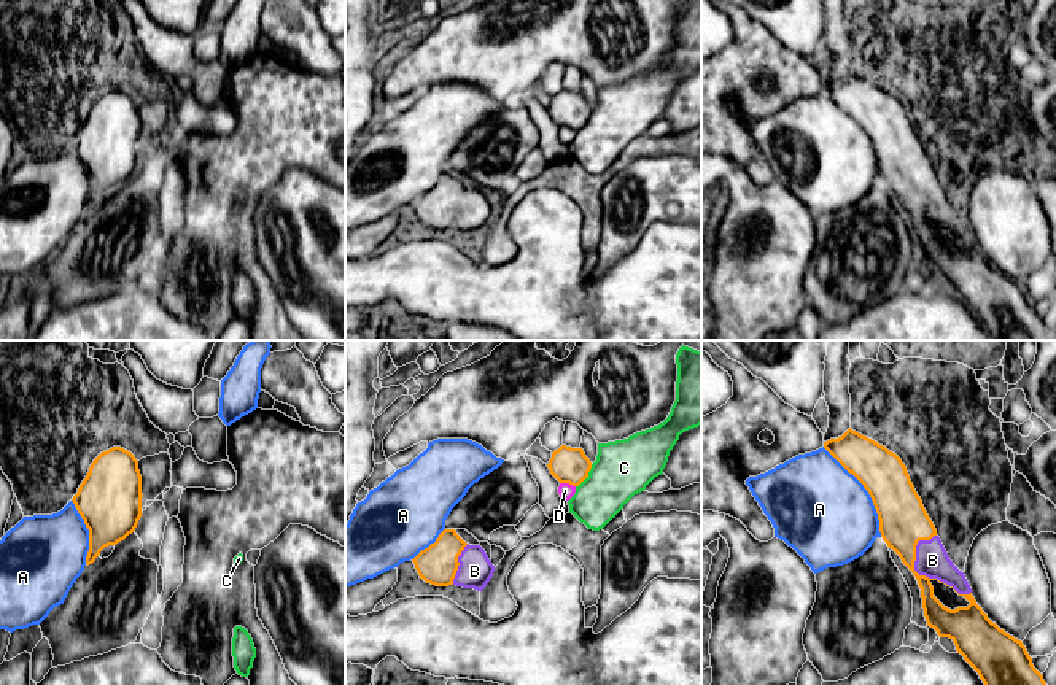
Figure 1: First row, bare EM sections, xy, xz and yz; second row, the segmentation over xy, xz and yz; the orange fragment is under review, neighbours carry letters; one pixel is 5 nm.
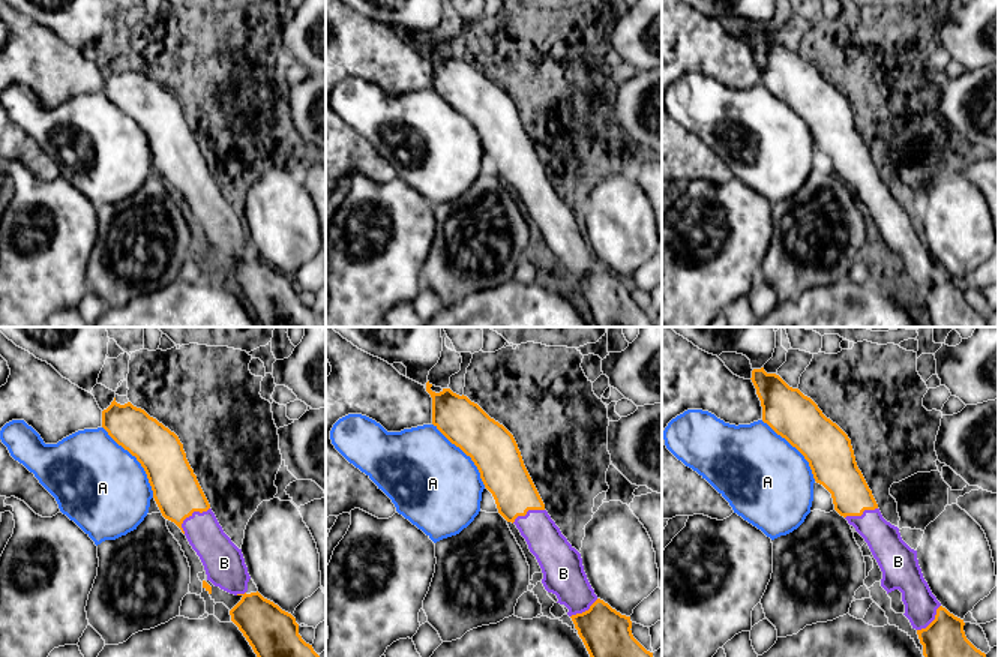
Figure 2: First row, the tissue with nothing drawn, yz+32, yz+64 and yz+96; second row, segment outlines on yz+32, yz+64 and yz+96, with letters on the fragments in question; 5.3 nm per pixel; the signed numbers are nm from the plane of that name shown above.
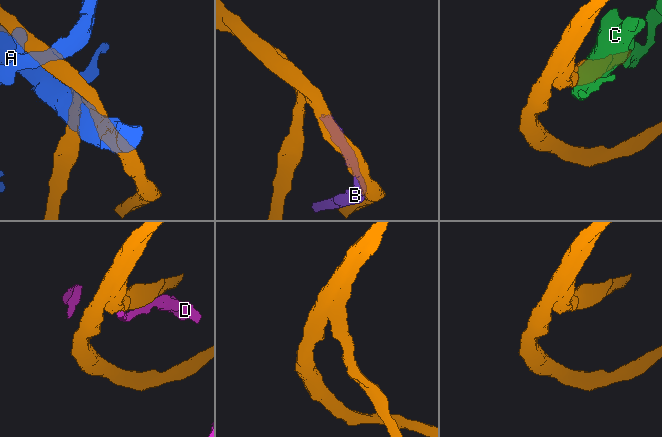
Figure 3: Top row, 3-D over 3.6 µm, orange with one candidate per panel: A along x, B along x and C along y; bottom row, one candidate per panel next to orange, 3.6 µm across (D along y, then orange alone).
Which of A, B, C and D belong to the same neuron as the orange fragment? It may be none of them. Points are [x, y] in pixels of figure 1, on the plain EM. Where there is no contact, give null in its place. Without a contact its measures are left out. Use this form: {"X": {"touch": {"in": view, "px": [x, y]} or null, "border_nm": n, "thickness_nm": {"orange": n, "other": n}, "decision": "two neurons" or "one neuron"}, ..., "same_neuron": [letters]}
{"A": {"touch": {"in": "yz", "px": [867, 134]}, "border_nm": 550, "thickness_nm": {"orange": 240, "other": 480}, "decision": "two neurons"}, "B": {"touch": {"in": "yz", "px": [927, 221]}, "border_nm": 380, "thickness_nm": {"orange": 170, "other": 160}, "decision": "one neuron"}, "C": {"touch": {"in": "xz", "px": [587, 119]}, "border_nm": 150, "thickness_nm": {"orange": 180, "other": 280}, "decision": "two neurons"}, "D": {"touch": {"in": "xz", "px": [568, 126]}, "border_nm": 80, "thickness_nm": {"orange": 180, "other": 80}, "decision": "two neurons"}, "same_neuron": ["B"]}

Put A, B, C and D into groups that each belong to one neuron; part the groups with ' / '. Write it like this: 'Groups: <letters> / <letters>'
Groups: A / B / C / D

